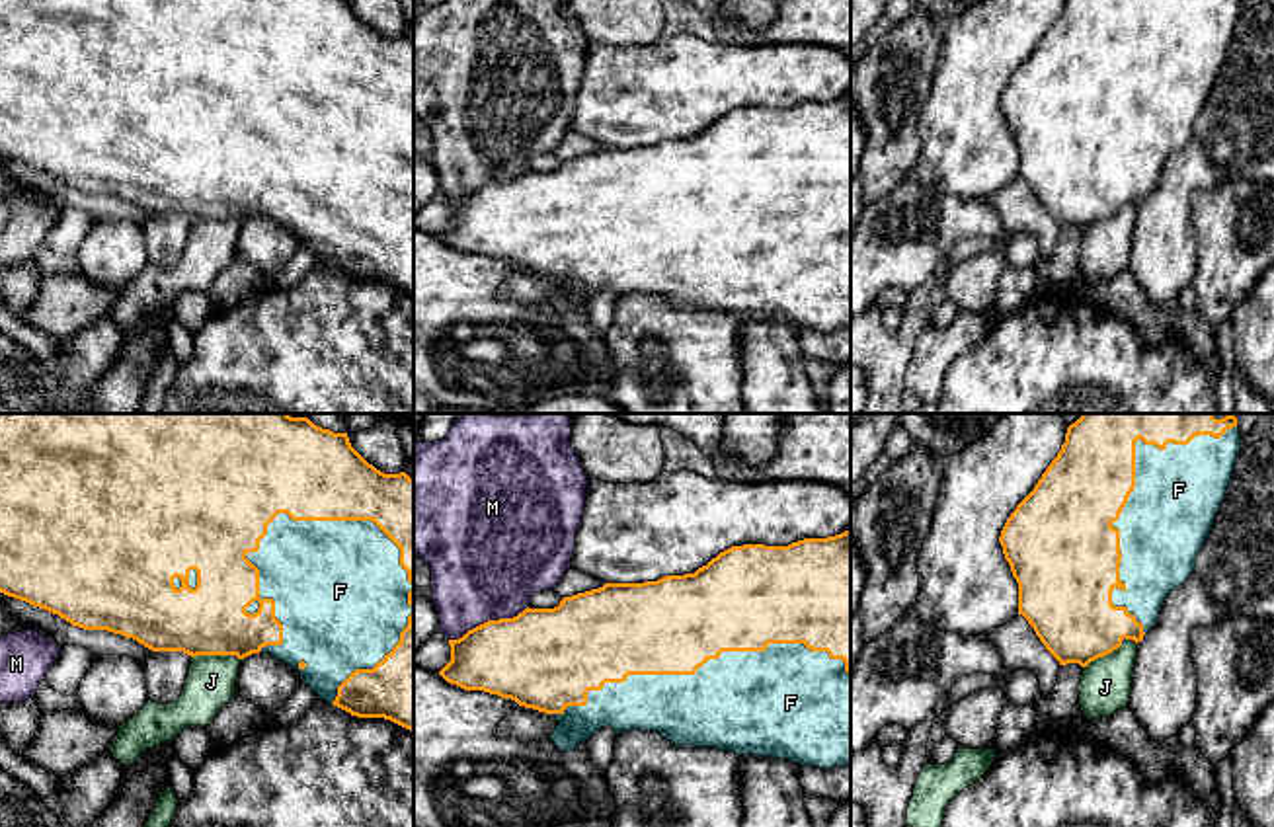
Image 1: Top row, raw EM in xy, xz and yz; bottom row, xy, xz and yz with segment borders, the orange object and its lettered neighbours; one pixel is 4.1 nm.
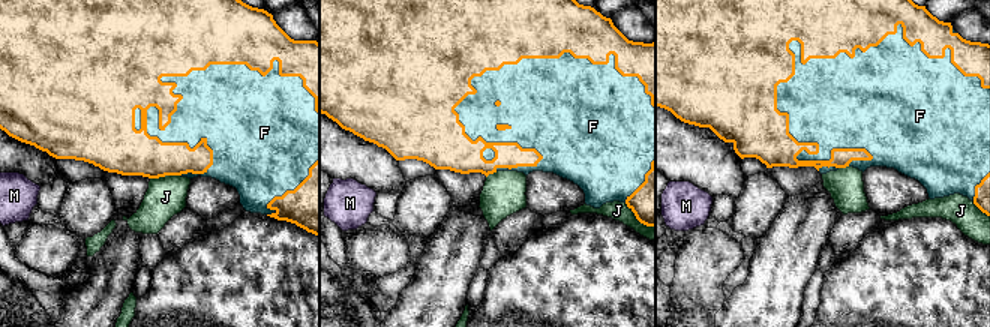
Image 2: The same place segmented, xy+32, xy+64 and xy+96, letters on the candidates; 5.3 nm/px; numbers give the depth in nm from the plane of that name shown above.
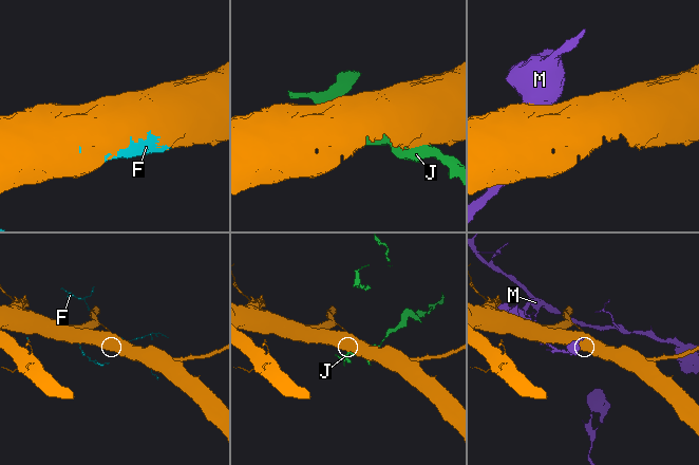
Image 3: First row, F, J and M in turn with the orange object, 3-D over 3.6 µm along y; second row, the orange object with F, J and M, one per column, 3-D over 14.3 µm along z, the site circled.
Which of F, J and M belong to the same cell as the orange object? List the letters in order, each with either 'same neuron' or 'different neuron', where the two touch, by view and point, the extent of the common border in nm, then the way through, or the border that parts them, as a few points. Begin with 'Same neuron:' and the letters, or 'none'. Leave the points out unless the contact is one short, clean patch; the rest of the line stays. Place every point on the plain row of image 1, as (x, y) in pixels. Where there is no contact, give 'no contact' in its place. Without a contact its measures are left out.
Same neuron: F
F: same neuron | xy (408, 137) | 800 nm
J: different neuron | xy (217, 217) | 200 nm
M: different neuron | xz (488, 184) | 360 nm

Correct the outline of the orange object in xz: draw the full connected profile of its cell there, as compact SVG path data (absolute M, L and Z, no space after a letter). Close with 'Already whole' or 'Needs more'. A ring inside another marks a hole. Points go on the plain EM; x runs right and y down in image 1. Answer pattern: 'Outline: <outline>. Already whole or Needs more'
Outline: M851 94L788 109L732 109L695 137L605 146L554 172L527 170L513 181L488 183L449 209L451 224L439 234L447 246L552 277L558 289L550 302L566 316L611 289L617 298L642 293L675 308L851 330Z. Needs more

